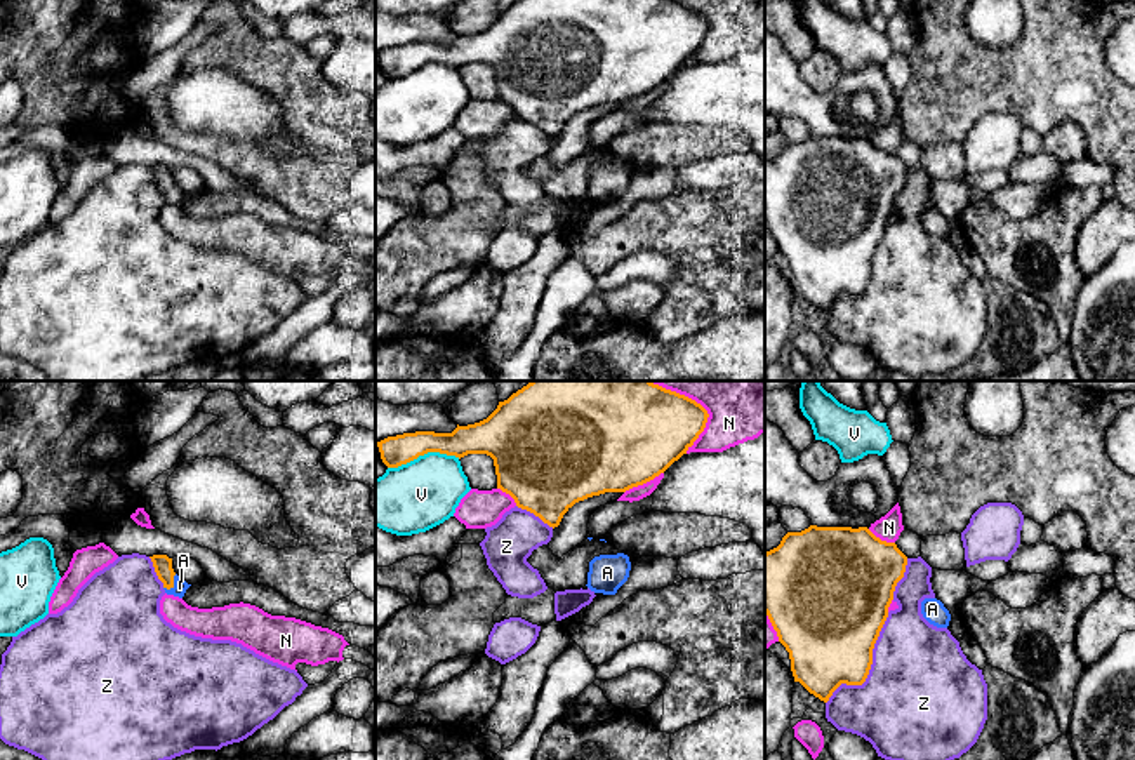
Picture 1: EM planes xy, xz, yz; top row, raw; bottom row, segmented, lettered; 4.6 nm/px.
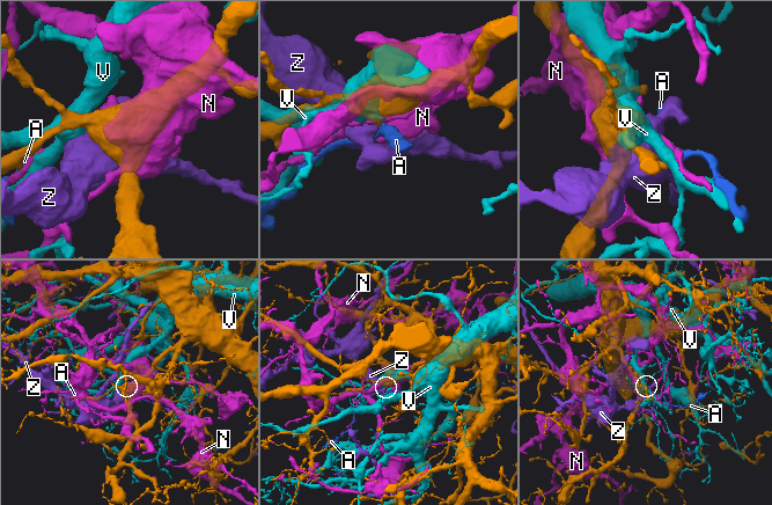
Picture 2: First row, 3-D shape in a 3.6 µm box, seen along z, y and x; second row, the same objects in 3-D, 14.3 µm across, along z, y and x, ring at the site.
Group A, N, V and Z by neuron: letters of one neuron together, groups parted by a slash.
A / N / V / Z

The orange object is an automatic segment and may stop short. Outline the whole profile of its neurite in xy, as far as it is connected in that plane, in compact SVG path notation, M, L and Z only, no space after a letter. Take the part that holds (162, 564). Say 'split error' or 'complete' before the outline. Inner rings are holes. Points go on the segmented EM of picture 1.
split error; M153 555L149 557L155 567L158 579L163 583L163 590L167 595L174 595L183 598L186 590L191 586L183 581L172 569L172 558L167 555Z

